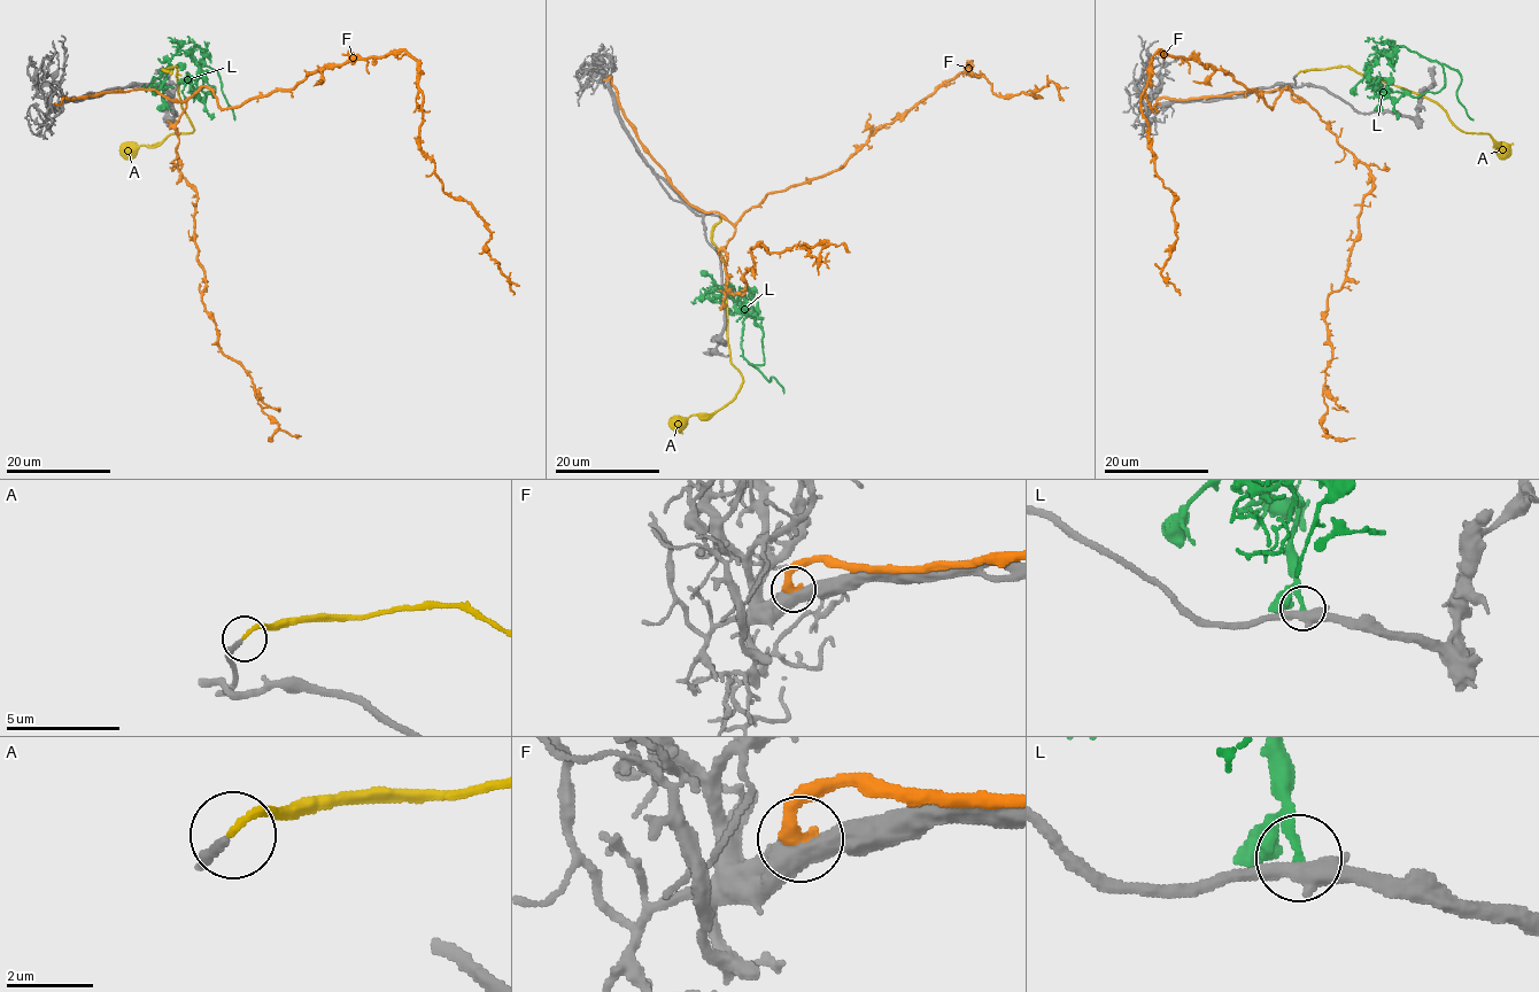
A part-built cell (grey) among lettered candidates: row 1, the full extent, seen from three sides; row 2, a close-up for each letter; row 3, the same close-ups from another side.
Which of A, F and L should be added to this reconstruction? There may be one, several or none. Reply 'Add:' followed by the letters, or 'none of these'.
Add: A

